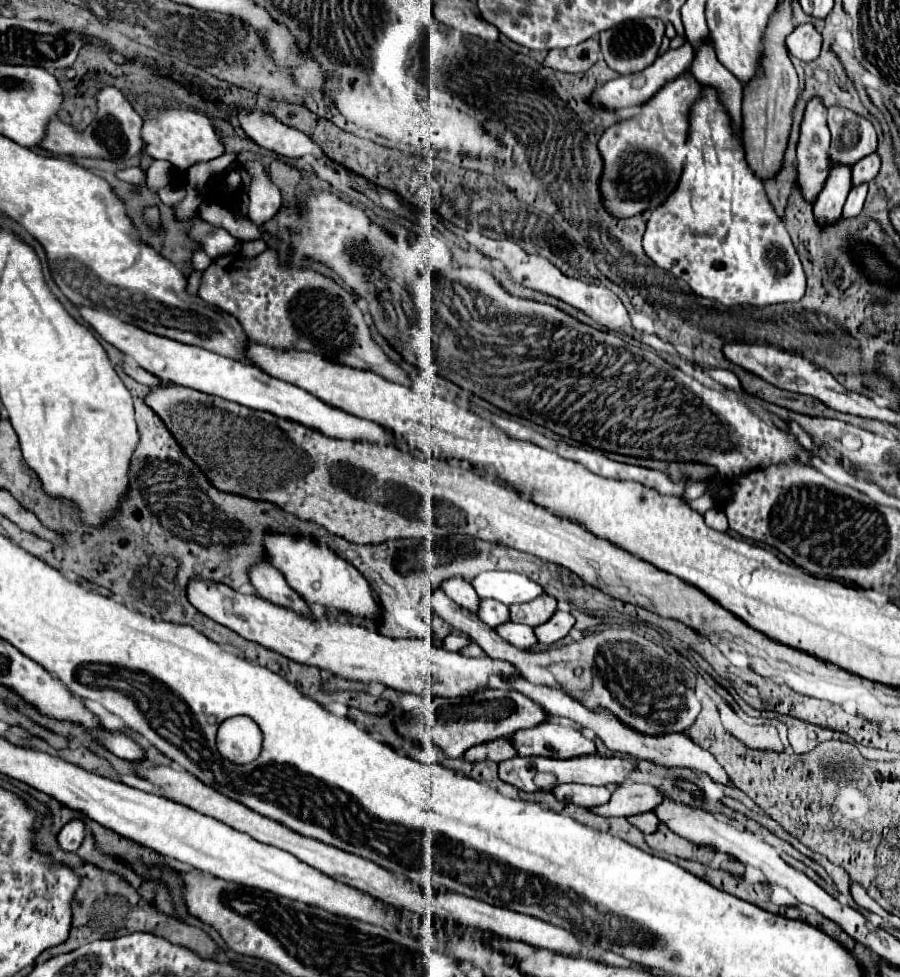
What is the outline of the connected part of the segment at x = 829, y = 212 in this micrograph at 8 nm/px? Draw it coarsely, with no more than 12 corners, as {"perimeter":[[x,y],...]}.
{"perimeter":[[832,165],[816,197],[818,221],[840,217],[850,191],[850,165]]}

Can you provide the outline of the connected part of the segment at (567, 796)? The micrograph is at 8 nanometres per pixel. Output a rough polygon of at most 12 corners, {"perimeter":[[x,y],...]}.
{"perimeter":[[558,785],[554,797],[580,807],[604,805],[608,787]]}

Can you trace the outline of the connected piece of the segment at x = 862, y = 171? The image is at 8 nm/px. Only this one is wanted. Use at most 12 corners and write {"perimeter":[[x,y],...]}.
{"perimeter":[[880,155],[862,157],[852,167],[852,185],[874,179]]}

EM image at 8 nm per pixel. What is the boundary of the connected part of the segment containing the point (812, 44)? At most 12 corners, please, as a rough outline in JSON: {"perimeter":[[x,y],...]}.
{"perimeter":[[798,25],[786,39],[794,57],[820,57],[822,35],[814,25]]}

